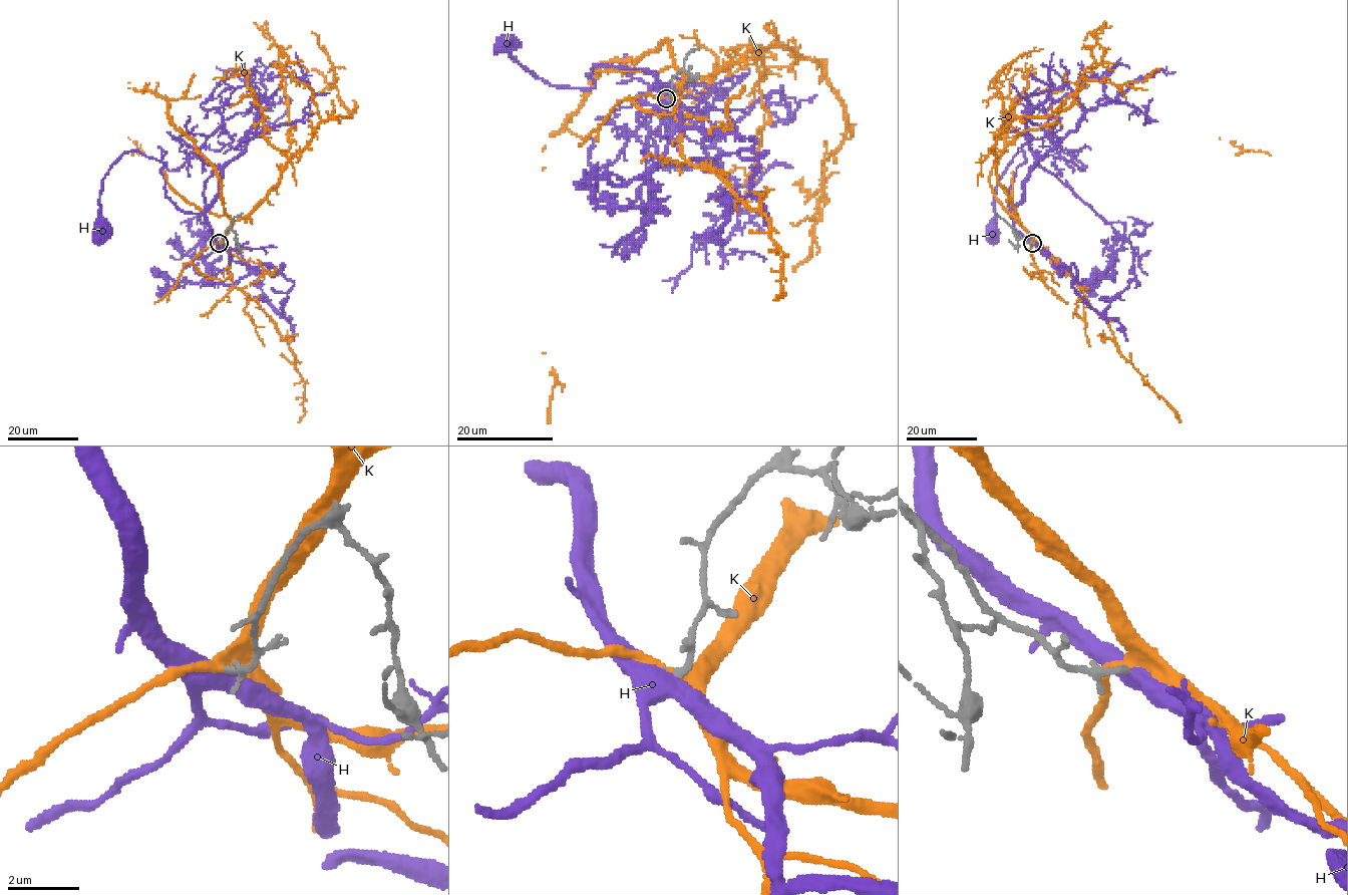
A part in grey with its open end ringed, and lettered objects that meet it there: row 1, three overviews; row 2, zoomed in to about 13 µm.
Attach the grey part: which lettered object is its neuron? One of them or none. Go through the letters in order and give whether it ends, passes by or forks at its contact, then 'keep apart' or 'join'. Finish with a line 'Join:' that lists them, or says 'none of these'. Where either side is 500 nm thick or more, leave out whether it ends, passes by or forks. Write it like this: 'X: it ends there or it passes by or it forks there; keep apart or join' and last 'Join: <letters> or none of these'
H: it forks there; keep apart
K: it passes by; join
Join: K

